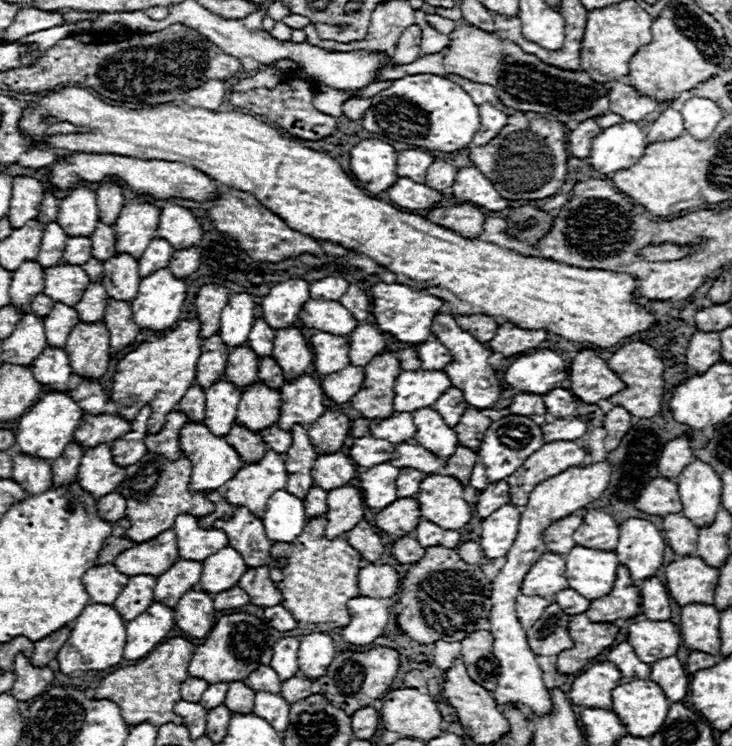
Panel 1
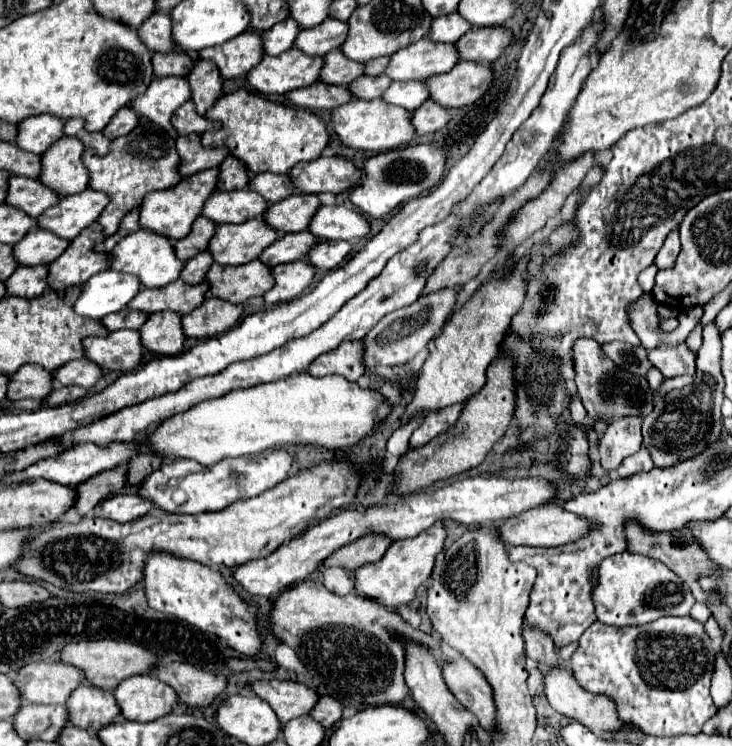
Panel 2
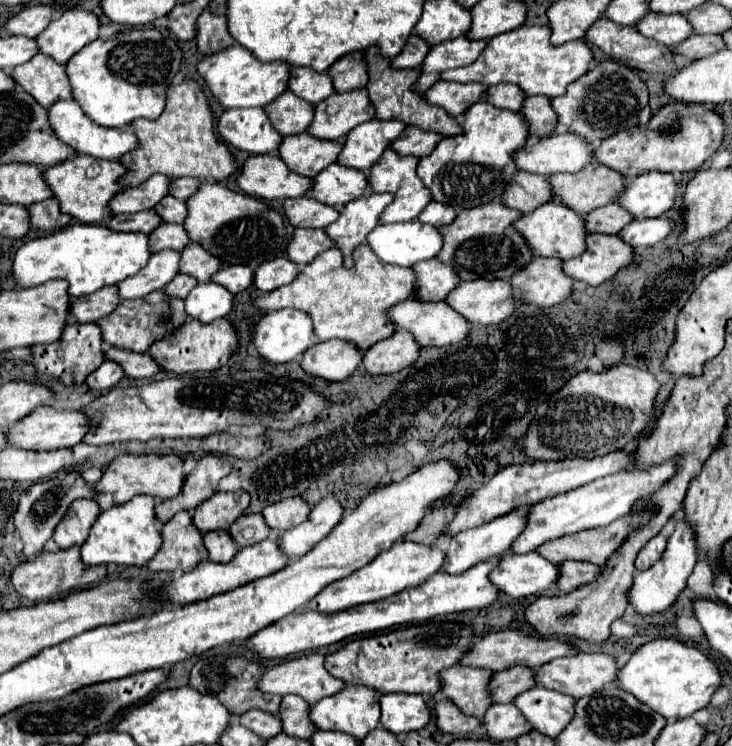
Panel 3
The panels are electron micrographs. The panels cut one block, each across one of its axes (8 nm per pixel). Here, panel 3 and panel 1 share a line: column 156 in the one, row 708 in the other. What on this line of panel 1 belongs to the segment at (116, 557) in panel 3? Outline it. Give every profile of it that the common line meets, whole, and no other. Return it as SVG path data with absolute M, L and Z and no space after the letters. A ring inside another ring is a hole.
M606 458L602 462L596 462L590 466L574 466L574 468L560 472L558 476L552 476L550 480L540 482L528 496L528 504L524 506L524 512L520 516L518 536L514 540L514 546L506 554L504 568L492 582L492 594L490 594L490 598L492 598L492 610L490 610L492 628L490 628L490 632L494 632L494 656L498 656L498 662L500 662L498 688L492 692L492 696L498 700L498 704L514 704L514 706L522 704L522 706L530 708L532 712L538 712L538 716L552 710L550 692L542 680L542 668L536 660L536 654L530 650L530 646L526 642L526 632L516 618L514 604L516 604L516 596L520 594L520 586L522 586L526 572L530 572L534 562L538 562L538 556L542 556L542 552L546 552L546 546L542 542L542 532L554 520L570 516L578 508L598 500L610 484L610 474L612 474L612 466Z

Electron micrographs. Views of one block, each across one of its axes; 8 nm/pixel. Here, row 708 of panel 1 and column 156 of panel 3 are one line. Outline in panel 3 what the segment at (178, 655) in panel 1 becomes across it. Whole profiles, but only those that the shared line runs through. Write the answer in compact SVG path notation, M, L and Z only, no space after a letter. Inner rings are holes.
M184 80L180 84L172 84L168 88L168 104L166 104L164 114L158 120L142 118L140 122L132 124L132 130L140 138L140 148L136 148L136 152L126 154L126 158L120 160L120 162L124 162L124 166L128 166L128 174L122 178L122 182L126 186L140 186L152 174L164 174L164 176L172 176L172 178L194 176L194 178L202 178L202 180L226 180L228 176L232 176L238 170L230 148L214 132L214 112L210 108L210 102L208 102L202 86L194 80Z

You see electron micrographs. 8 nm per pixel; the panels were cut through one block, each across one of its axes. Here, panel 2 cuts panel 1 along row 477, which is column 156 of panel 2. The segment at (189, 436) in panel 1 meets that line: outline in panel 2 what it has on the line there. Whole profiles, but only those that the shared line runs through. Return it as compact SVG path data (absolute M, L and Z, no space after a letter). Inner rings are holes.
M210 168L210 170L198 172L198 174L192 174L188 178L182 178L182 182L178 182L176 186L172 186L168 190L148 194L148 198L144 198L144 202L138 208L140 210L140 226L144 230L162 234L170 240L184 238L190 232L192 222L198 218L204 200L212 194L212 190L216 186L216 178L218 178L218 170Z

